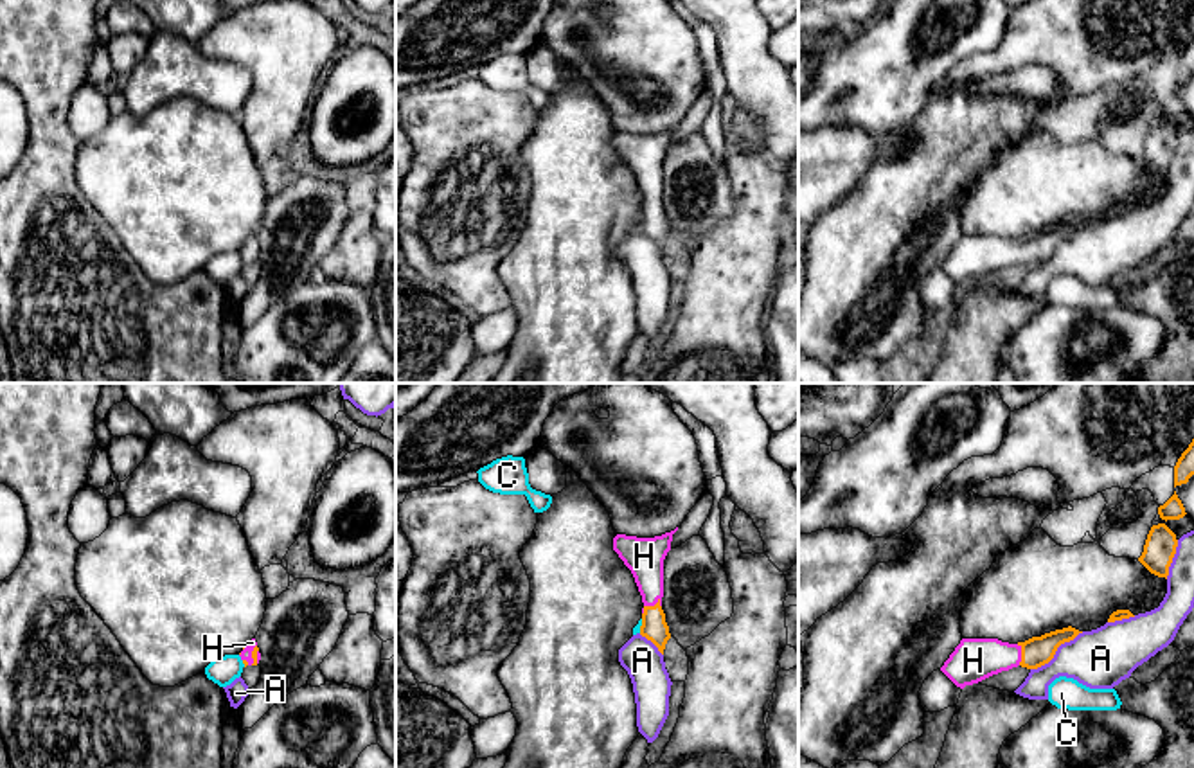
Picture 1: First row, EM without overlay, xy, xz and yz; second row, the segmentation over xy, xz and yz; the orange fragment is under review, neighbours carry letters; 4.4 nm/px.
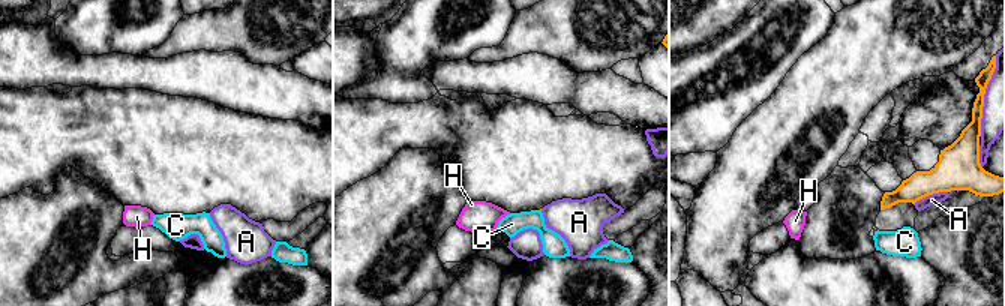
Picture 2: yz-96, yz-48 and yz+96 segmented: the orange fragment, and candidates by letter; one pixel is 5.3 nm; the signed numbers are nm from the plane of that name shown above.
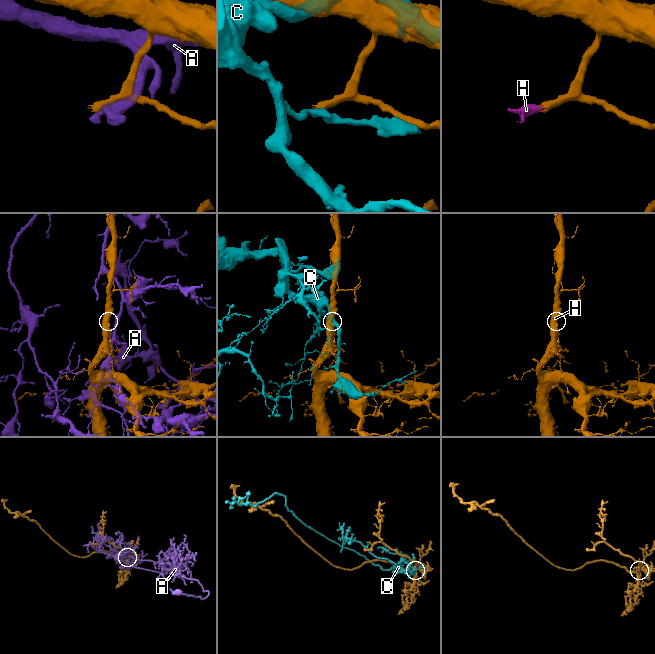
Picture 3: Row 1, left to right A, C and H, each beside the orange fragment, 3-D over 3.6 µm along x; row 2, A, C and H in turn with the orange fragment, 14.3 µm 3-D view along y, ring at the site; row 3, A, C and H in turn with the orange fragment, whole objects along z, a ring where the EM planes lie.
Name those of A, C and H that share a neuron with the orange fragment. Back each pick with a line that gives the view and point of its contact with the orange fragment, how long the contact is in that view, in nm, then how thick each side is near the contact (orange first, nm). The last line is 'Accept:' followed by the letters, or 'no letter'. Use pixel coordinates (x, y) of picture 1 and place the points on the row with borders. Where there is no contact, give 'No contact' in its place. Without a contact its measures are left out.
H: Touches orange at xz (650, 607). Shared border 110 nm. Thickness 120 nm (orange) against 180 nm
Accept: H

